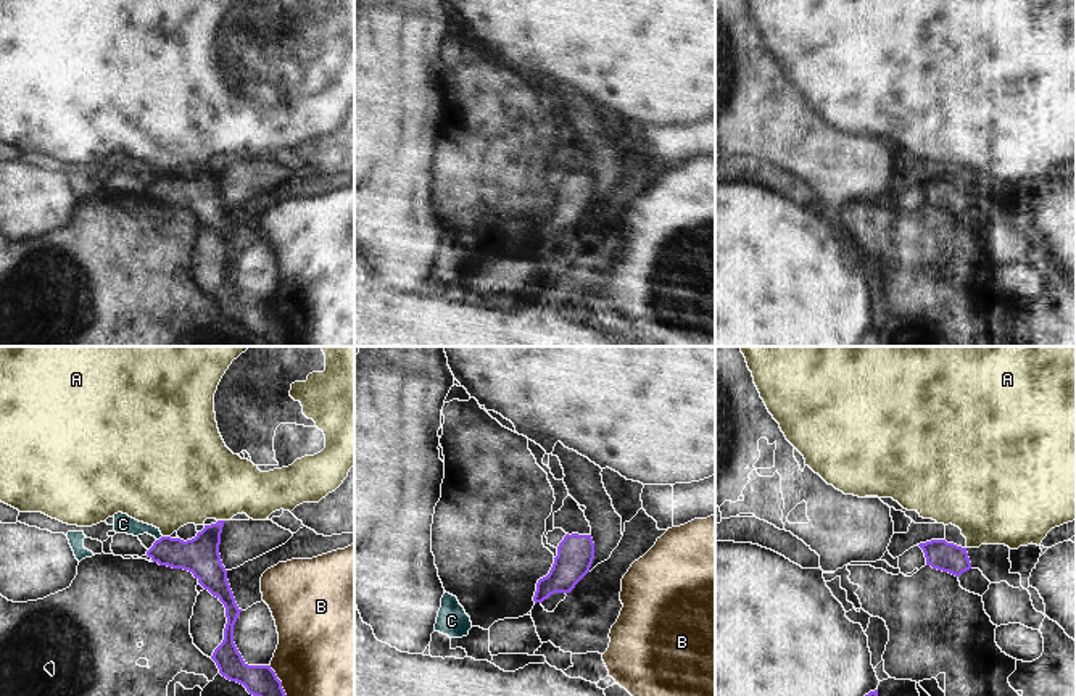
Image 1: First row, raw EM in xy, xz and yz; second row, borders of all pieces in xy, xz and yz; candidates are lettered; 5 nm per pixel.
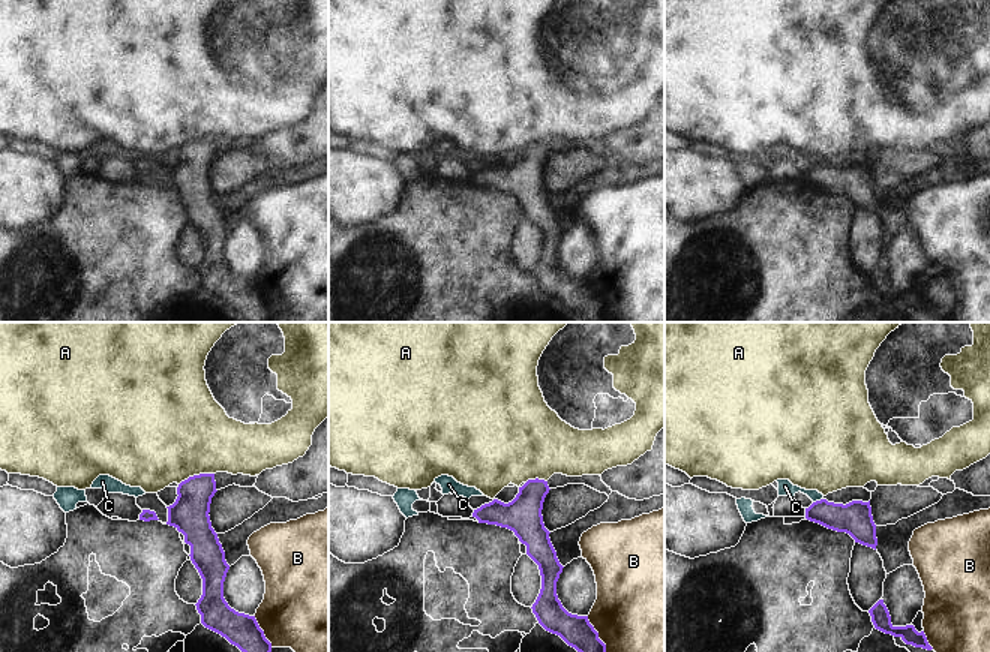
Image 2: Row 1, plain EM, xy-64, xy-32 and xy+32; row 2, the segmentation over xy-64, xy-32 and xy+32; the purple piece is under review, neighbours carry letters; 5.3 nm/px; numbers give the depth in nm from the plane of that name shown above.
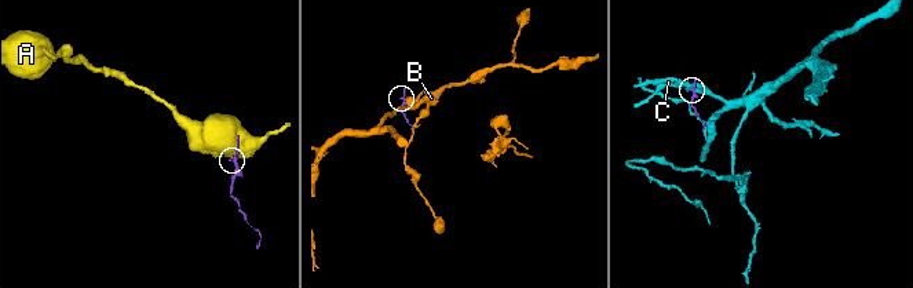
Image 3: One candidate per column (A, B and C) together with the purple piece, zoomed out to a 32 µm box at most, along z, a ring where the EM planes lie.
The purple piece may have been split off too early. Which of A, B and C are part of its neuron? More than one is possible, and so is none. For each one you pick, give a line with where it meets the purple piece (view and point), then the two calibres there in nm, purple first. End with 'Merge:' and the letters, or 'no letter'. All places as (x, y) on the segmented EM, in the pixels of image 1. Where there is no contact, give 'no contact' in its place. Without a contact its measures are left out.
Merge: no letter

